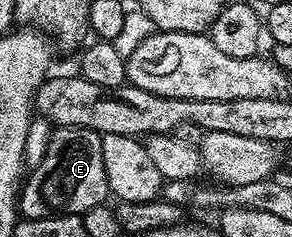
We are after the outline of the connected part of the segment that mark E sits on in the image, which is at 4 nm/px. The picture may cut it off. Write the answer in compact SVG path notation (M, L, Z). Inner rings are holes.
M74 125L54 128L47 143L47 155L32 166L19 189L19 213L27 219L43 219L56 213L80 213L106 204L110 196L107 171L103 167L102 134Z

